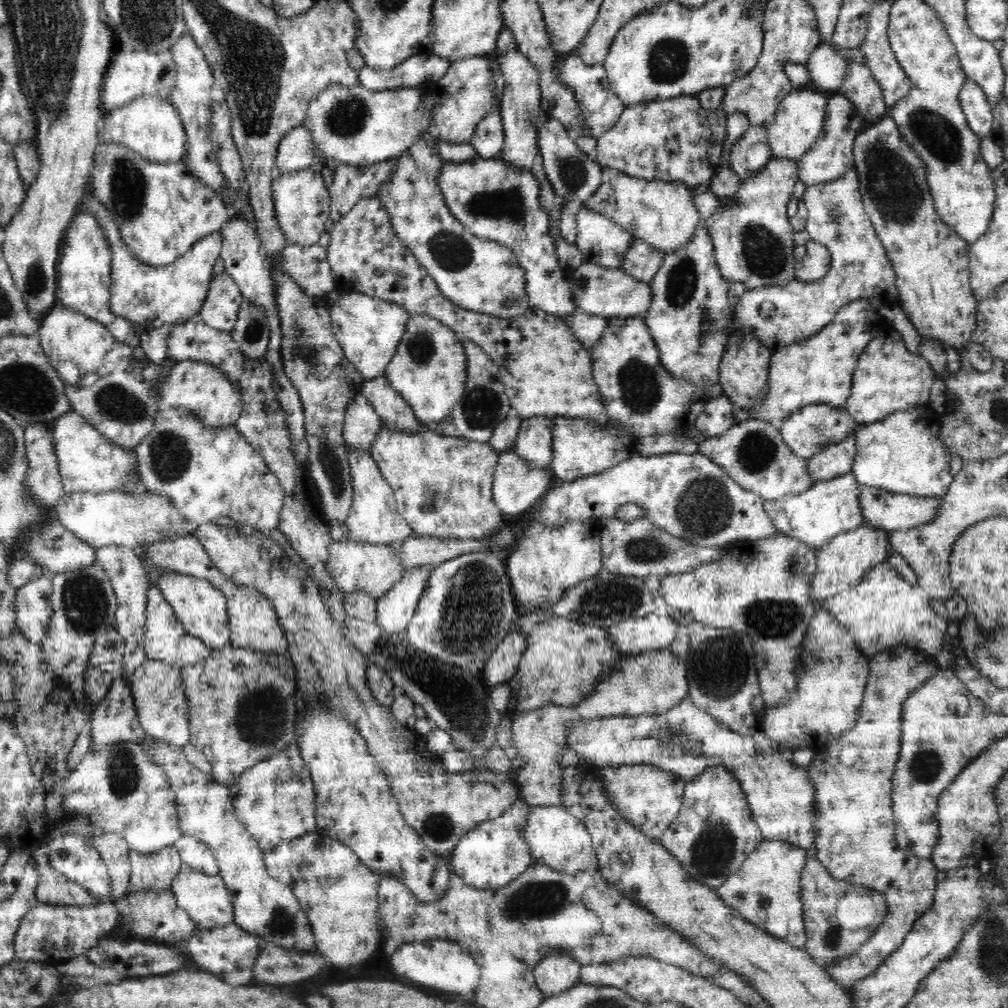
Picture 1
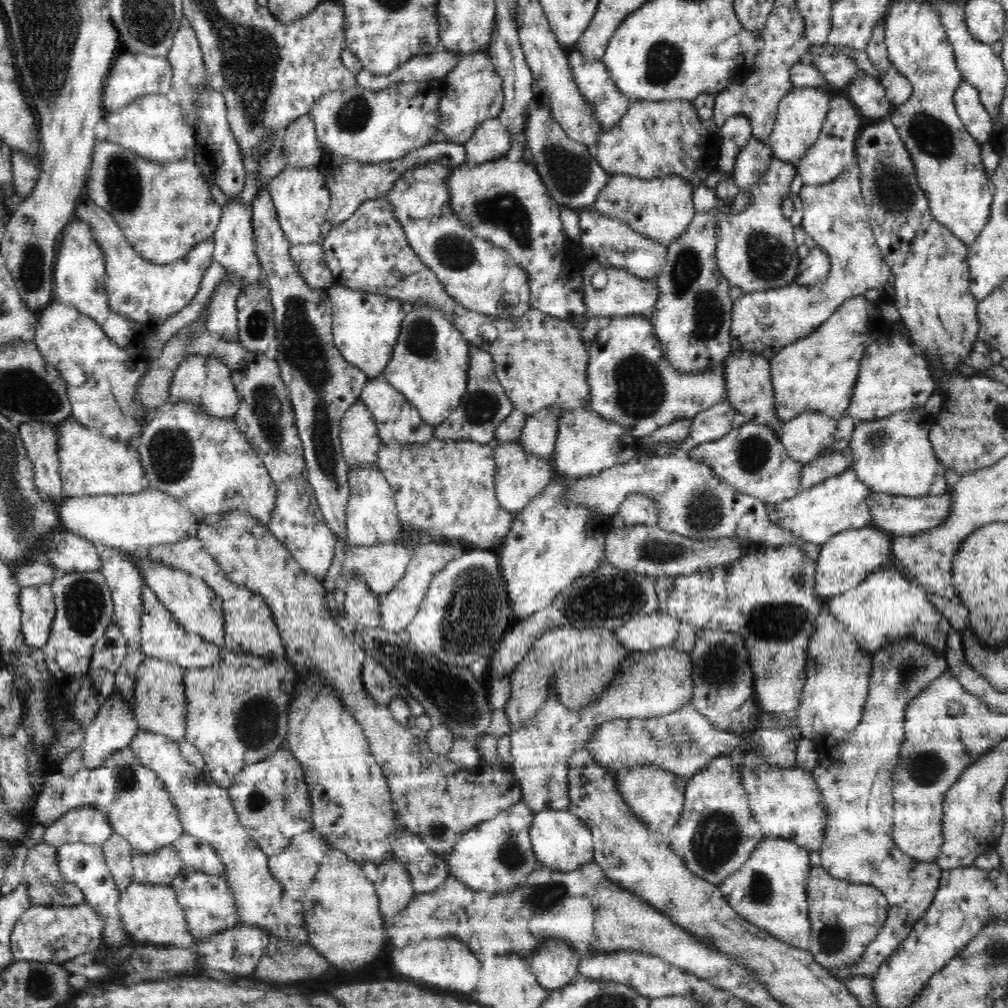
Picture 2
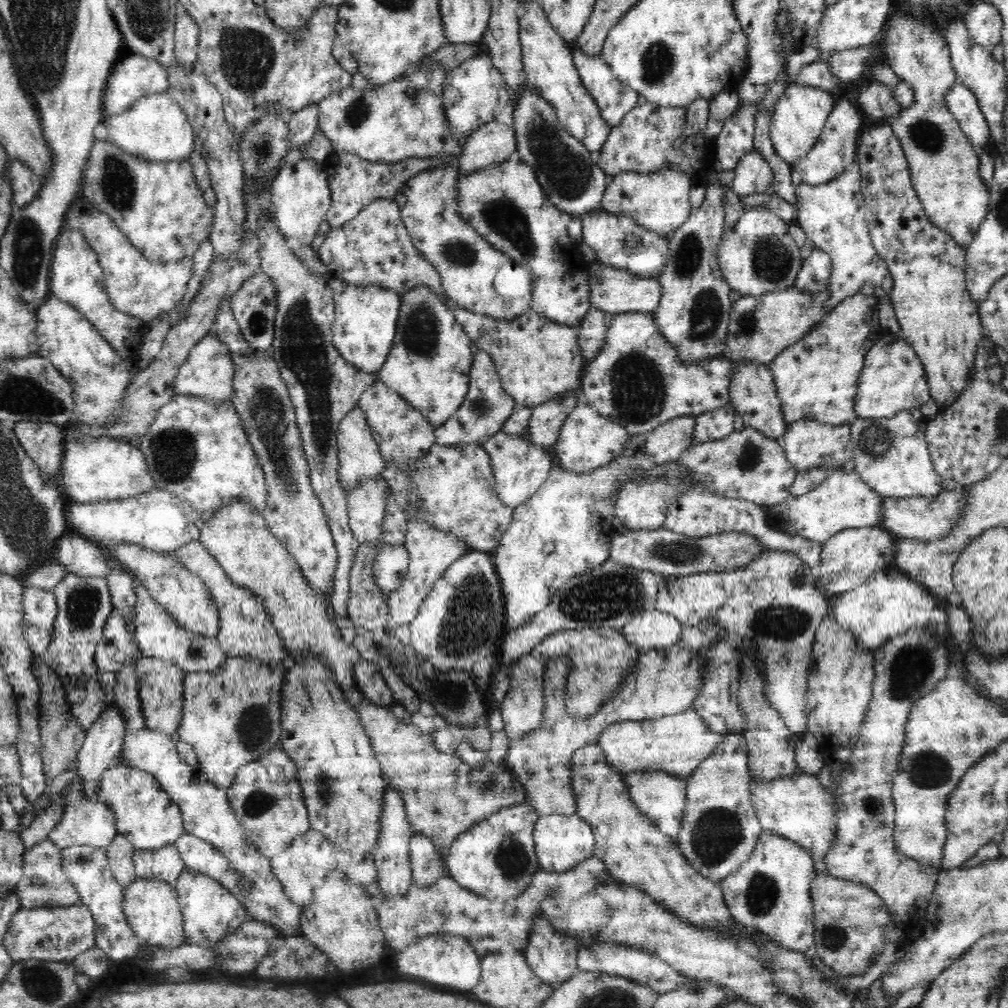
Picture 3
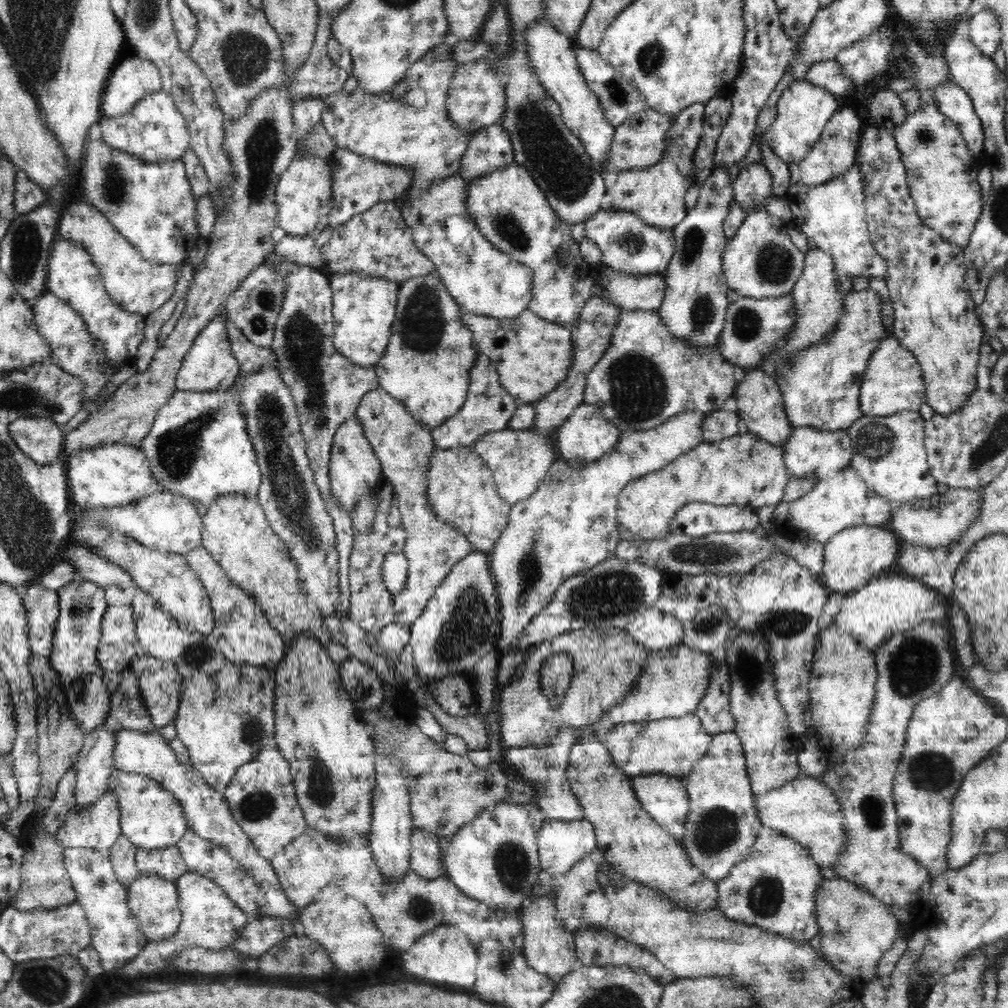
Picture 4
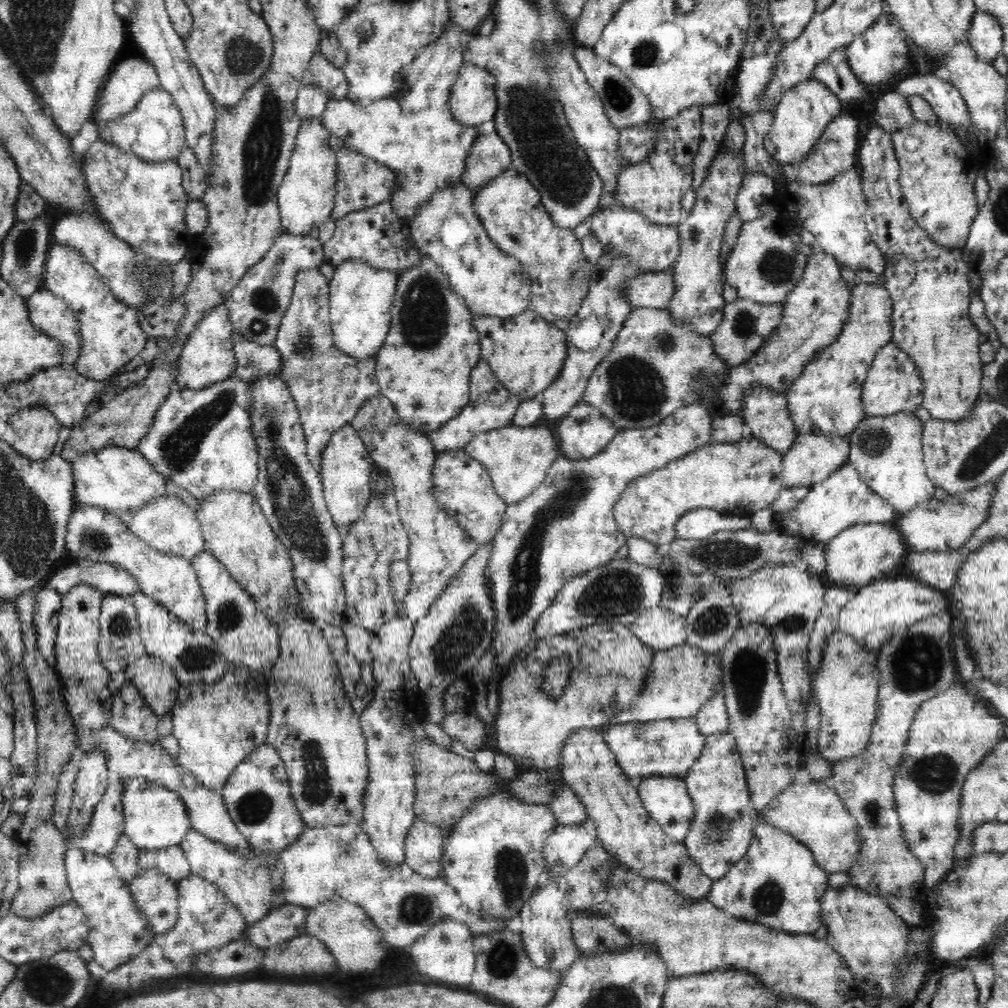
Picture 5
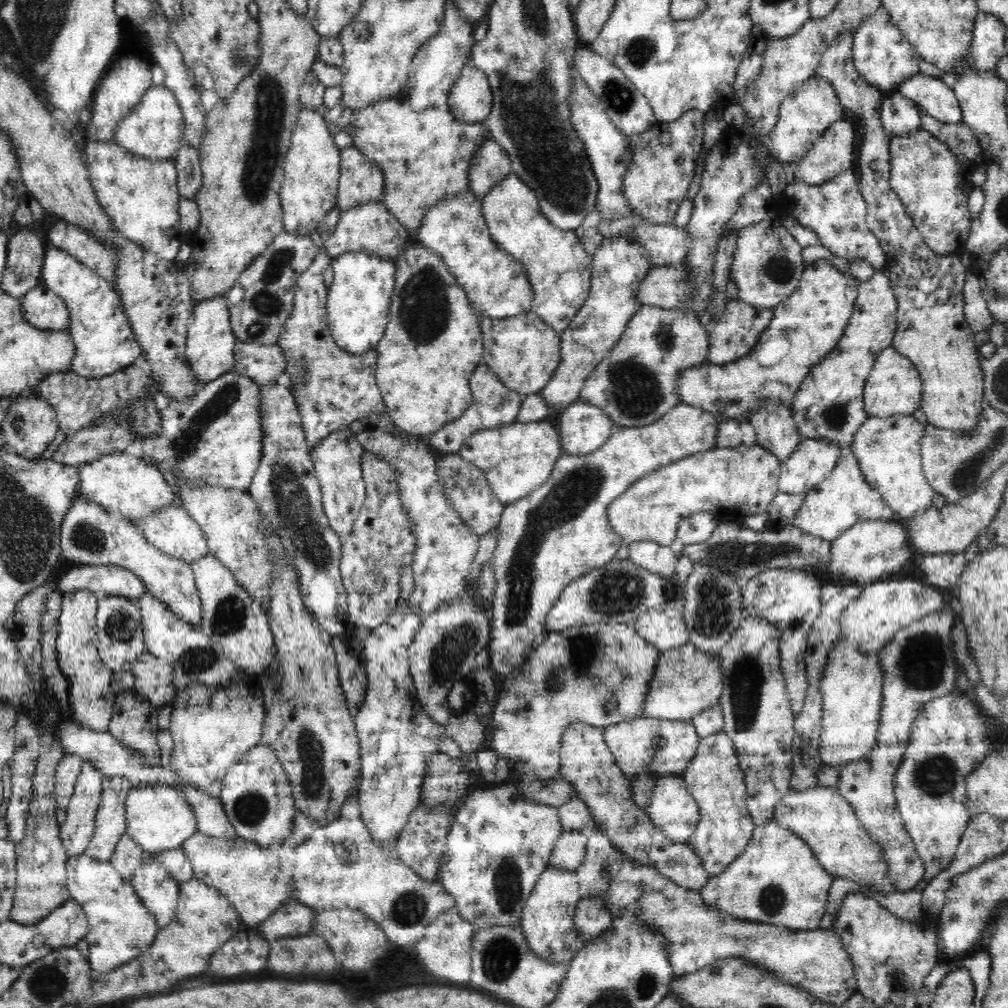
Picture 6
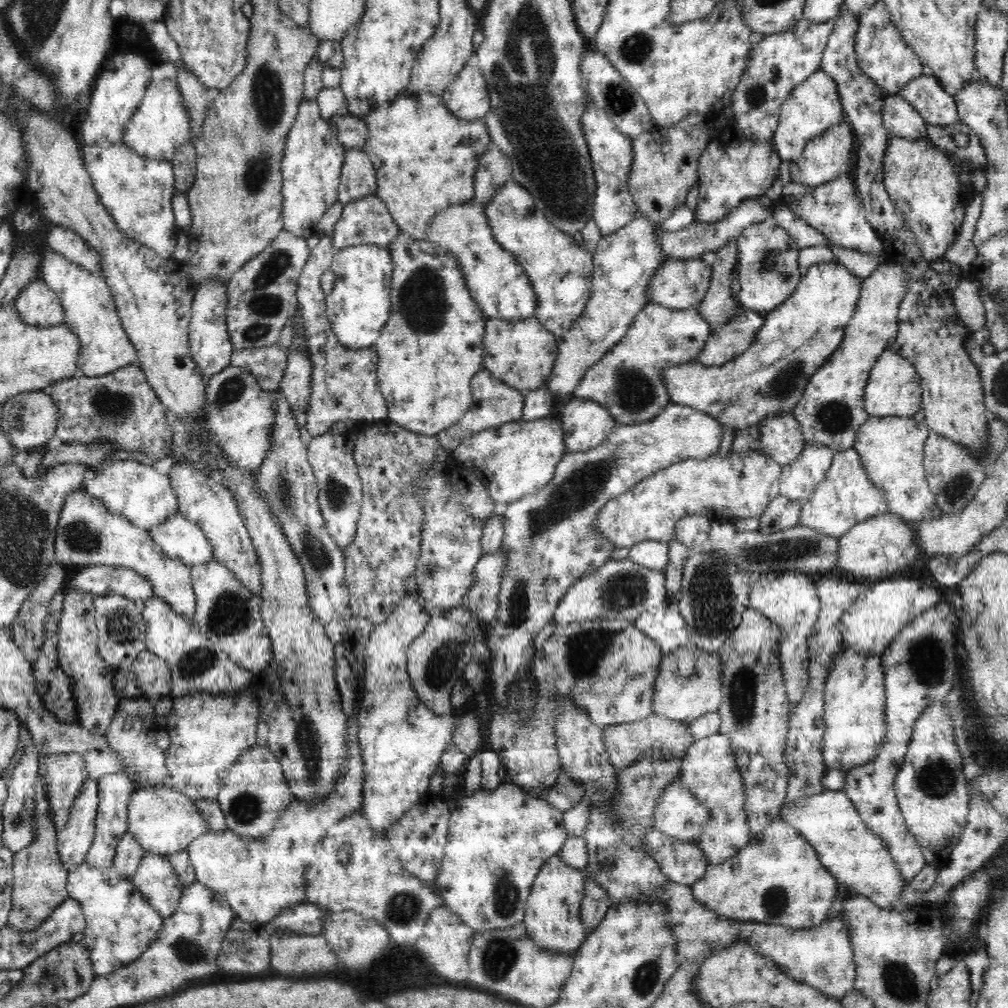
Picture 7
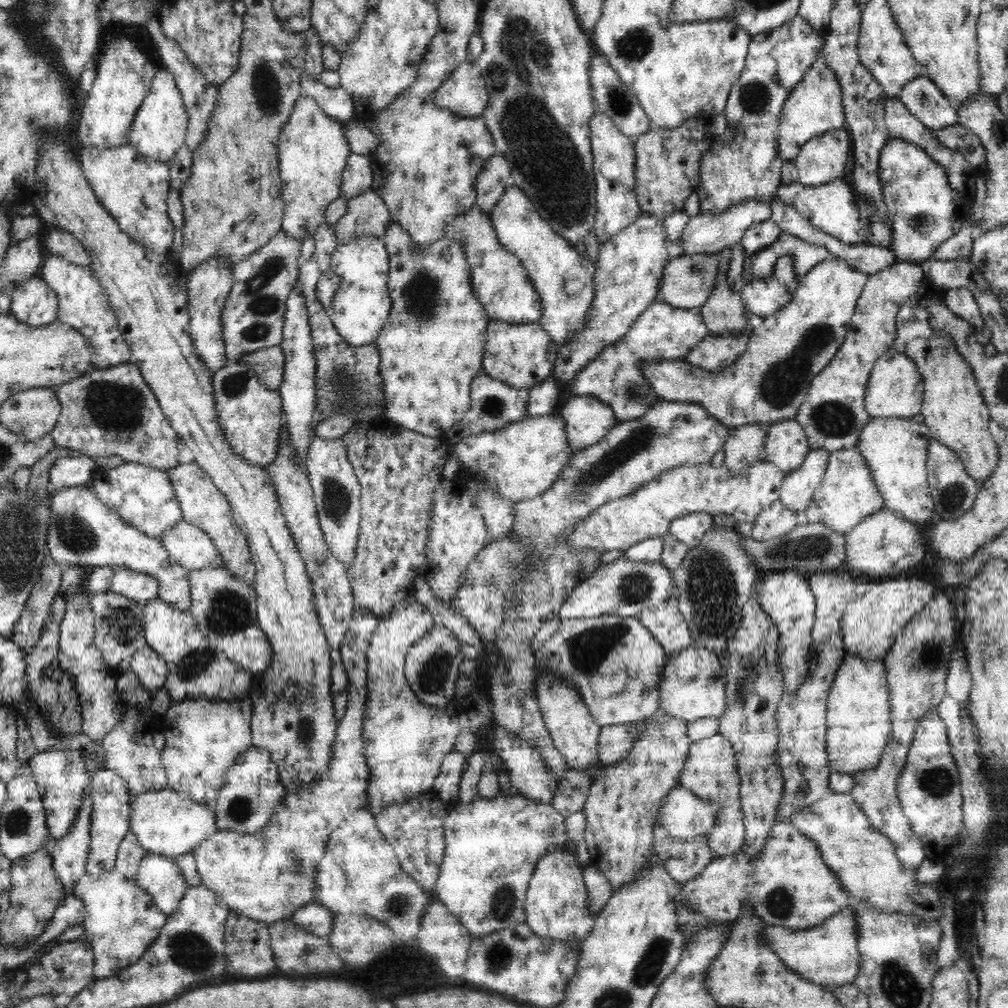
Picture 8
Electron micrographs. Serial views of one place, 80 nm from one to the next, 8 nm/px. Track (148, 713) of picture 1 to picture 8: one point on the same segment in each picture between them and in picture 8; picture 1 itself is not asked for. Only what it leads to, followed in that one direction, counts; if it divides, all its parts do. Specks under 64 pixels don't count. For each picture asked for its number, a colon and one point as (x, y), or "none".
2: (160, 706)
3: (161, 686)
4: (160, 684)
5: (157, 682)
6: (154, 682)
7: (153, 675)
8: (151, 668)

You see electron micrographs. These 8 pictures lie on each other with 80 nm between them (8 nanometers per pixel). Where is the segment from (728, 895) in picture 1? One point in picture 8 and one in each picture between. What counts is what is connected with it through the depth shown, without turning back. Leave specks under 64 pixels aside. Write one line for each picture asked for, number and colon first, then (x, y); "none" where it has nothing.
2: (769, 891)
3: (771, 892)
4: (775, 887)
5: (778, 883)
6: (778, 880)
7: (780, 878)
8: (790, 885)

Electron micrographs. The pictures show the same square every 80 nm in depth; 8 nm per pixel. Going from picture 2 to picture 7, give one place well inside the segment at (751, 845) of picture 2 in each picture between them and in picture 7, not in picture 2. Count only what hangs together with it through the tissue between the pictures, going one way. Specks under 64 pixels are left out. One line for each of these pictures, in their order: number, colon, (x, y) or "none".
3: (720, 828)
4: (723, 822)
5: (724, 821)
6: (714, 778)
7: (709, 768)

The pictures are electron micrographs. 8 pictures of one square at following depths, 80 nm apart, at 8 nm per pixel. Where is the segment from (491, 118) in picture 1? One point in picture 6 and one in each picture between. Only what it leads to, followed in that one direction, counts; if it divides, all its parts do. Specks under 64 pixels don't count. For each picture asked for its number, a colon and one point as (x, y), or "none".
2: (491, 141)
3: (492, 144)
4: (490, 148)
5: (489, 156)
6: (490, 165)

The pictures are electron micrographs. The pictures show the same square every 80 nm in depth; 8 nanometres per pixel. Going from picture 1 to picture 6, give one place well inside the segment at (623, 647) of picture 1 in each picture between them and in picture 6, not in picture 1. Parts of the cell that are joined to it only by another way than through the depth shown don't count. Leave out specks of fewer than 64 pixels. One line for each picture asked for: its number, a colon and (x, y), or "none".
2: (658, 629)
3: (651, 630)
4: (656, 630)
5: (662, 629)
6: (664, 626)

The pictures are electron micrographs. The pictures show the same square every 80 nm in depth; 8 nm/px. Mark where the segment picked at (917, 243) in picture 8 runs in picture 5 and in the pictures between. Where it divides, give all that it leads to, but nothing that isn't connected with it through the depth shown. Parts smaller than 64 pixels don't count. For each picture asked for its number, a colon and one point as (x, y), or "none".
5: (936, 179)
6: (933, 183)
7: (920, 180)

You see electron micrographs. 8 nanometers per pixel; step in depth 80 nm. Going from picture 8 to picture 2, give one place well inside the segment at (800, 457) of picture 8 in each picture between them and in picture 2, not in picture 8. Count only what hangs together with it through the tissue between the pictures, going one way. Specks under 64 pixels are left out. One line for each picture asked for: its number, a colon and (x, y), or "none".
2: (748, 377)
3: (753, 393)
4: (760, 404)
5: (766, 412)
6: (776, 429)
7: (782, 440)

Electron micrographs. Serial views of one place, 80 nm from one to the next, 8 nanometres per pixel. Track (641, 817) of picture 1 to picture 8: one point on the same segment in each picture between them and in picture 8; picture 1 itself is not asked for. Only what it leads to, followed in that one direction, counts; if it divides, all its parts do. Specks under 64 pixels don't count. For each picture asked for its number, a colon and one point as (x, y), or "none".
2: (657, 797)
3: (662, 797)
4: (665, 798)
5: (666, 798)
6: (671, 807)
7: (679, 814)
8: (684, 815)

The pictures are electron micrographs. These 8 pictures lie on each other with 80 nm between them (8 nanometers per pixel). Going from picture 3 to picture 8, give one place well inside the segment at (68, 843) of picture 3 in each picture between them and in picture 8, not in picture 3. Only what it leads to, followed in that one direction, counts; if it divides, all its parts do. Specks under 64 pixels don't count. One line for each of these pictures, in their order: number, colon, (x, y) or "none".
4: (97, 827)
5: (107, 825)
6: (110, 823)
7: (114, 790)
8: (110, 811)

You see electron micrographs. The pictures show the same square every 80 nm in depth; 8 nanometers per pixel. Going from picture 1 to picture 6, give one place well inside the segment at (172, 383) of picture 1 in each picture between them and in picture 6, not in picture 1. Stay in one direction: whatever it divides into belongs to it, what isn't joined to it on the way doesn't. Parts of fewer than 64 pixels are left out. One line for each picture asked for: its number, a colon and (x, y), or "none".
2: (202, 378)
3: (208, 371)
4: (209, 364)
5: (207, 357)
6: (210, 343)

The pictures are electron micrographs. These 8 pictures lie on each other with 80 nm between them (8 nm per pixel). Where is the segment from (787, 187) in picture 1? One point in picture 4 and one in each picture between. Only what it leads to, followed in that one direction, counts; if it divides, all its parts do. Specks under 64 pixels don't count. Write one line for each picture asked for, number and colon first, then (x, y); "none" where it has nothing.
2: (756, 250)
3: (758, 256)
4: (761, 262)

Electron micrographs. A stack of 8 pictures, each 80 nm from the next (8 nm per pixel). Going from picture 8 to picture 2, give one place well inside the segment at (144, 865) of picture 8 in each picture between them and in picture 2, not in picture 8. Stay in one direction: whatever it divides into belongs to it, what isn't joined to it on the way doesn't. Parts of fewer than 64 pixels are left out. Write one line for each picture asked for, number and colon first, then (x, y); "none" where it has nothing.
2: (150, 912)
3: (151, 906)
4: (153, 900)
5: (156, 895)
6: (159, 891)
7: (155, 878)

